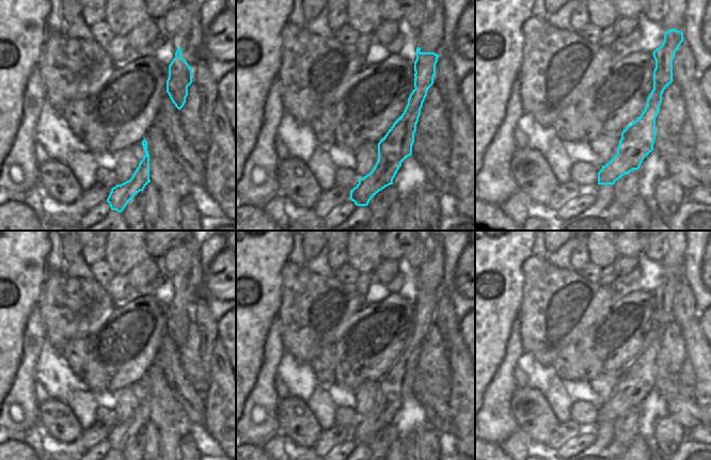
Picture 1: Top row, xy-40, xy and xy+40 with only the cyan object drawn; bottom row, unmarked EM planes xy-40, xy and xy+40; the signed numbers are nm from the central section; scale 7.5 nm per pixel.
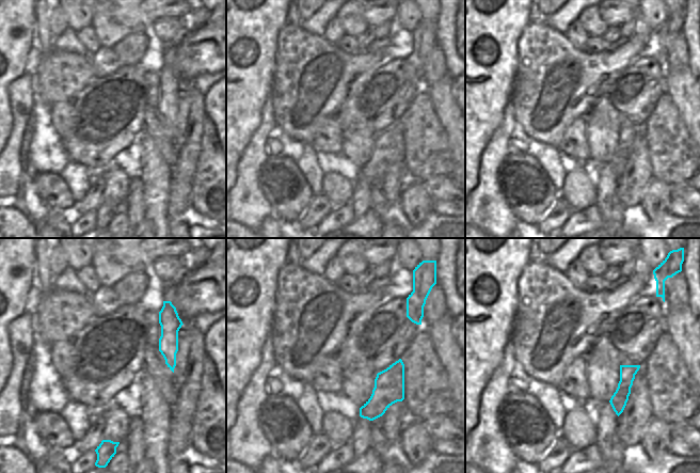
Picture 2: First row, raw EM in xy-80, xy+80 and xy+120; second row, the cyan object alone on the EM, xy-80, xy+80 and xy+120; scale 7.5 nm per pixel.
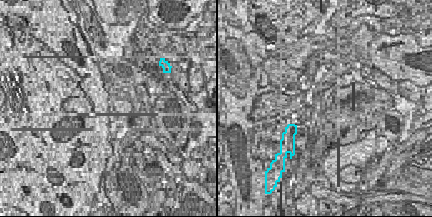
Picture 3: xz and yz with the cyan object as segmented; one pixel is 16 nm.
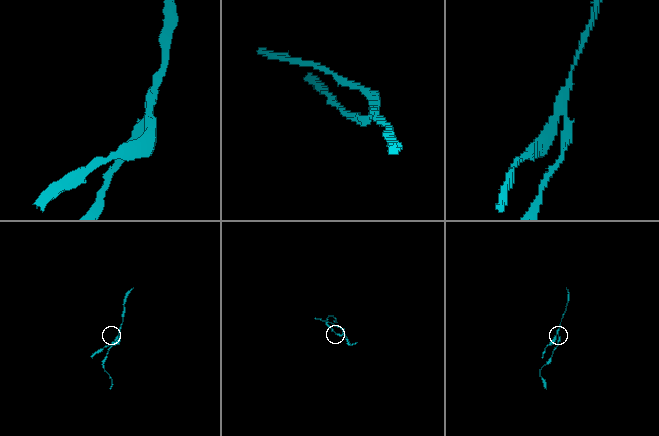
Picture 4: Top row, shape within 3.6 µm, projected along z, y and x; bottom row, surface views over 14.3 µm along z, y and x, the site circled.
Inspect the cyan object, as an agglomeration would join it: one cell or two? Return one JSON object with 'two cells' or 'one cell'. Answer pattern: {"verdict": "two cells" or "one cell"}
{"verdict": "two cells"}

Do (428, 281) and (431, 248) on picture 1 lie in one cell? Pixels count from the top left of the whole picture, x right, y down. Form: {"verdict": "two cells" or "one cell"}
{"verdict": "one cell"}

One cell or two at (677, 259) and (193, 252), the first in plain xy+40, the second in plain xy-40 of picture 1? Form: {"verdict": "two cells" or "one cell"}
{"verdict": "one cell"}

